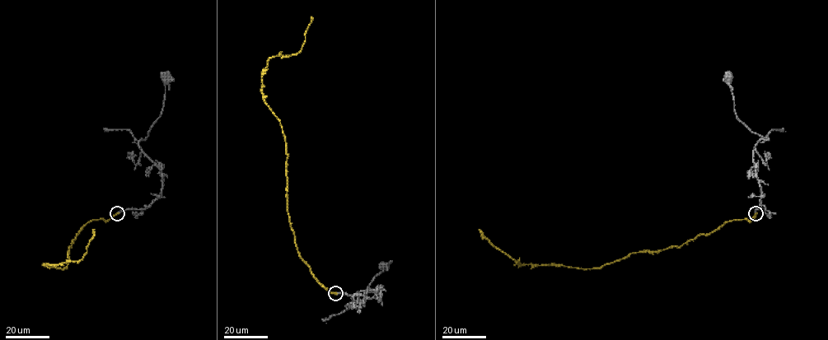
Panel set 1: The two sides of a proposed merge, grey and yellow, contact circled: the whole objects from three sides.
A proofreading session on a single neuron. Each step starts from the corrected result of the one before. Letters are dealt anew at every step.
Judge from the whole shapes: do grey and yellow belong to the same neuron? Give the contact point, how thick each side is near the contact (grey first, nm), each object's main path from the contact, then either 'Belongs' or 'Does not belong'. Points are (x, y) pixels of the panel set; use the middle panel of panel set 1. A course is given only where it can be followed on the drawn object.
Place: (335, 293). Thickness 380 nm (grey) against 440 nm. Course of grey: (336, 294), (379, 299), (379, 293), (367, 291), (357, 293), (364, 305), (367, 288), (382, 271), (384, 266). Course of yellow: (336, 294), (320, 284), (296, 246), (284, 135), (262, 92), (267, 61), (297, 53), (312, 17). Belongs

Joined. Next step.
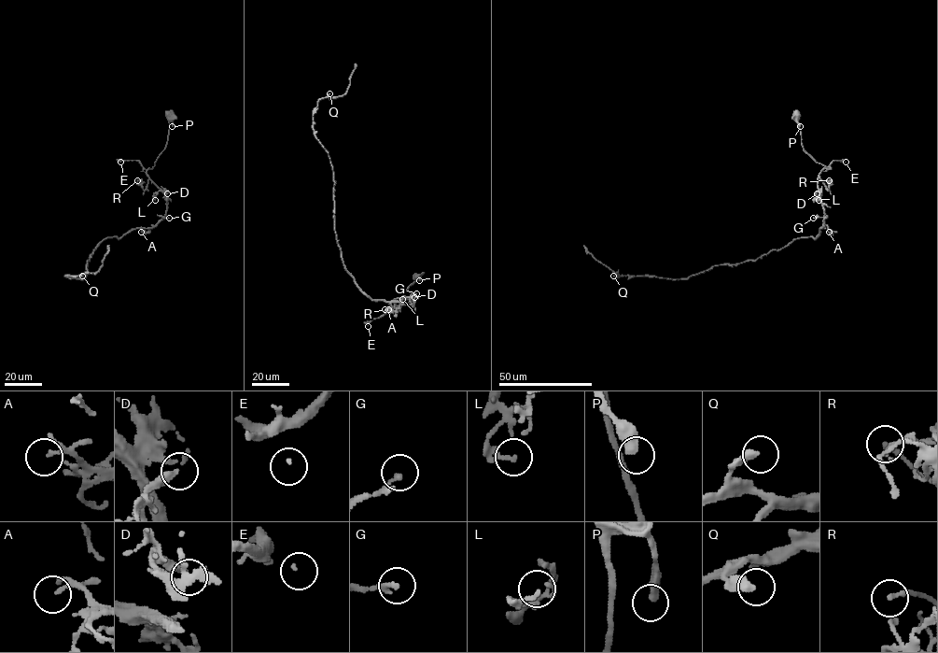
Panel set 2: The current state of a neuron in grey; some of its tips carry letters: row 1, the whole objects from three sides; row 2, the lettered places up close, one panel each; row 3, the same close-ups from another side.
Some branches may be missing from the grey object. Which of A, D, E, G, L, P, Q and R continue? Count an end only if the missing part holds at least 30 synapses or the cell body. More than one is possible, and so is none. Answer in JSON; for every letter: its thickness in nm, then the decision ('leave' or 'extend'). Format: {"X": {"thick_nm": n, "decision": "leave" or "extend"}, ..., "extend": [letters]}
{"A": {"thick_nm": 110, "decision": "leave"}, "D": {"thick_nm": 320, "decision": "leave"}, "E": {"thick_nm": 60, "decision": "leave"}, "G": {"thick_nm": 200, "decision": "leave"}, "L": {"thick_nm": 170, "decision": "leave"}, "P": {"thick_nm": 420, "decision": "leave"}, "Q": {"thick_nm": 360, "decision": "leave"}, "R": {"thick_nm": 190, "decision": "leave"}, "extend": []}

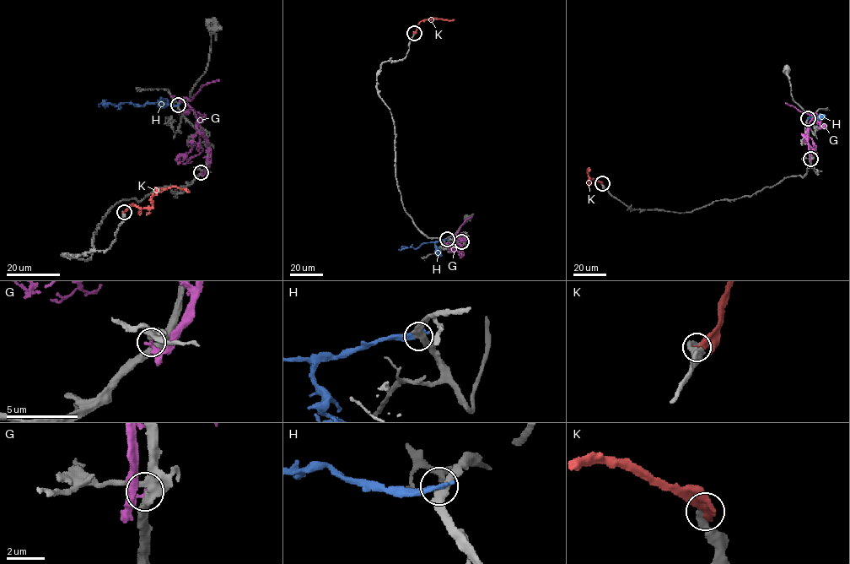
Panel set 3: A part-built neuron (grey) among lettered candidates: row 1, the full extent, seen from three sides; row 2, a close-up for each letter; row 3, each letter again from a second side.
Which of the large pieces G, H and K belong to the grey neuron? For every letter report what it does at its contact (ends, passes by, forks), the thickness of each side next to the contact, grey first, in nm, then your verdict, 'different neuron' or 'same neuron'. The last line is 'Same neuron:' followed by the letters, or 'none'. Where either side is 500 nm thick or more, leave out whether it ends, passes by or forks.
G: it ends there; 420 nm thick on the grey side, 280 nm on the other; different neuron
H: it ends there; 360 nm thick on the grey side, 360 nm on the other; different neuron
K: 440 nm thick on the grey side, 500 nm on the other; different neuron
Same neuron: none

